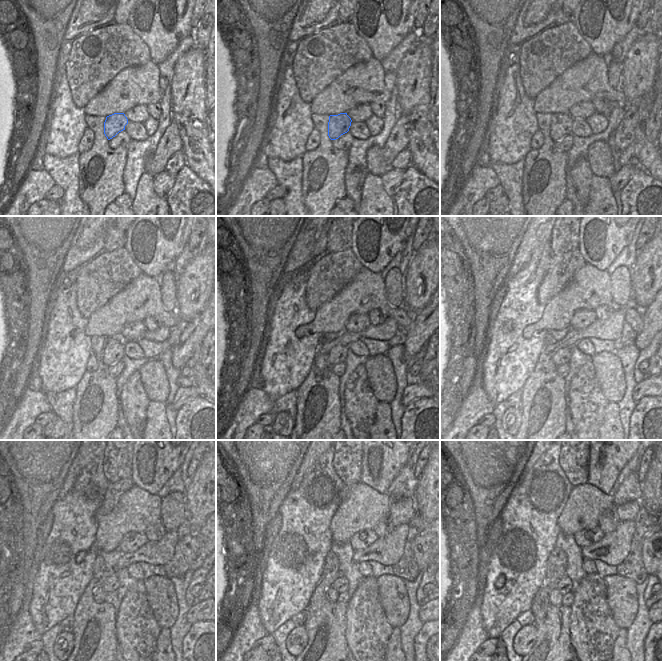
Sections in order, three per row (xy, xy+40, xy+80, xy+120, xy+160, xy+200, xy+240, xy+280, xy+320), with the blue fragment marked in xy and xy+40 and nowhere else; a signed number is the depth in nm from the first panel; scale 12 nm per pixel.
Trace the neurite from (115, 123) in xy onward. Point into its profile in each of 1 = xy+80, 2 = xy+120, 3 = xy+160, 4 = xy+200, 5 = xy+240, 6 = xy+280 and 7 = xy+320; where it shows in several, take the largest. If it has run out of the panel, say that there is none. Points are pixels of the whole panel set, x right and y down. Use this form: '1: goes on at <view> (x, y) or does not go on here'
1: goes on at xy+80 (561, 125)
2: goes on at xy+120 (113, 352)
3: goes on at xy+160 (338, 354)
4: goes on at xy+200 (562, 356)
5: goes on at xy+240 (112, 583)
6: goes on at xy+280 (340, 584)
7: goes on at xy+320 (564, 586)

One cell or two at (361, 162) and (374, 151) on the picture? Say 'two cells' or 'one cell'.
two cells

